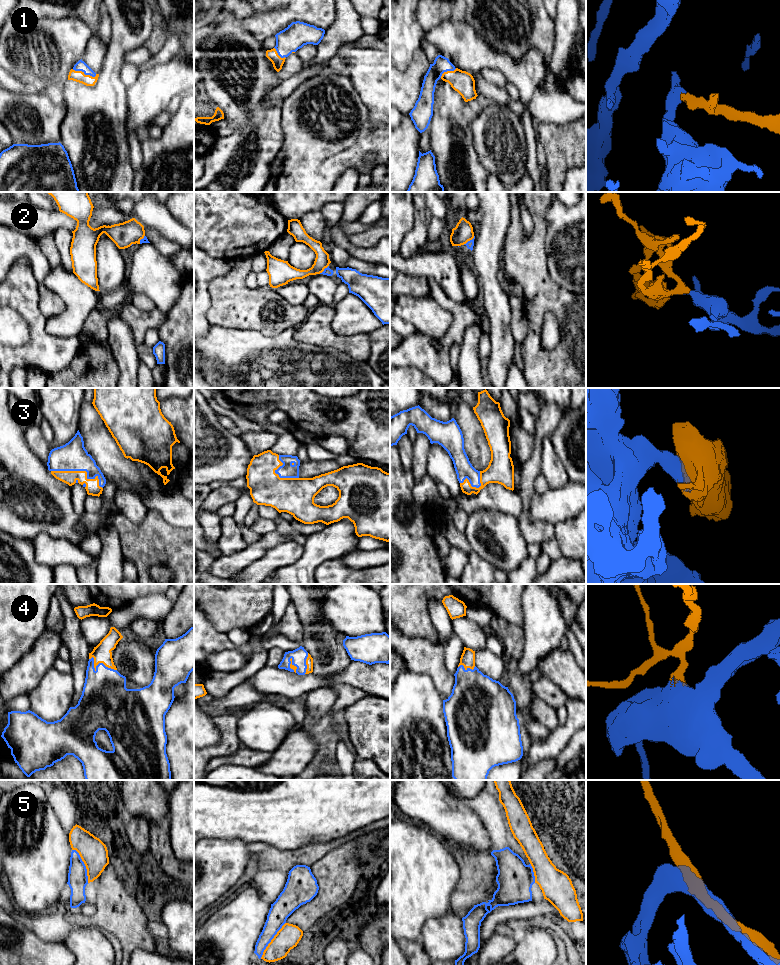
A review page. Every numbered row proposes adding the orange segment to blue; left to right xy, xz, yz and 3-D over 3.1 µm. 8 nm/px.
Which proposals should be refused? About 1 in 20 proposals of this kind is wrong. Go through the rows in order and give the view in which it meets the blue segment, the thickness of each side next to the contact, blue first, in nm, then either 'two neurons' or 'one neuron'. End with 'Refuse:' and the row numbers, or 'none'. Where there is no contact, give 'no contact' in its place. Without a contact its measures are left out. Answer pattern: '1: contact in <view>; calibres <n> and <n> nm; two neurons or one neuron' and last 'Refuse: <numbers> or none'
1: contact in xy; calibres 80 and 90 nm; one neuron
2: contact in yz; calibres 60 and 160 nm; one neuron
3: contact in xy; calibres 240 and 110 nm; one neuron
4: contact in xy; calibres 360 and 150 nm; one neuron
5: contact in xy; calibres 160 and 220 nm; one neuron
Refuse: none

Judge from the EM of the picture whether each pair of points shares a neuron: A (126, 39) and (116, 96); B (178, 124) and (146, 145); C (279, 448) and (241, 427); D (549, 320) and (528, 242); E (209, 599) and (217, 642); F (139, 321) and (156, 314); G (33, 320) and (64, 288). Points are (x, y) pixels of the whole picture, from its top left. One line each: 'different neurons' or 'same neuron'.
A: same neuron
B: same neuron
C: different neurons
D: different neurons
E: different neurons
F: same neuron
G: different neurons

